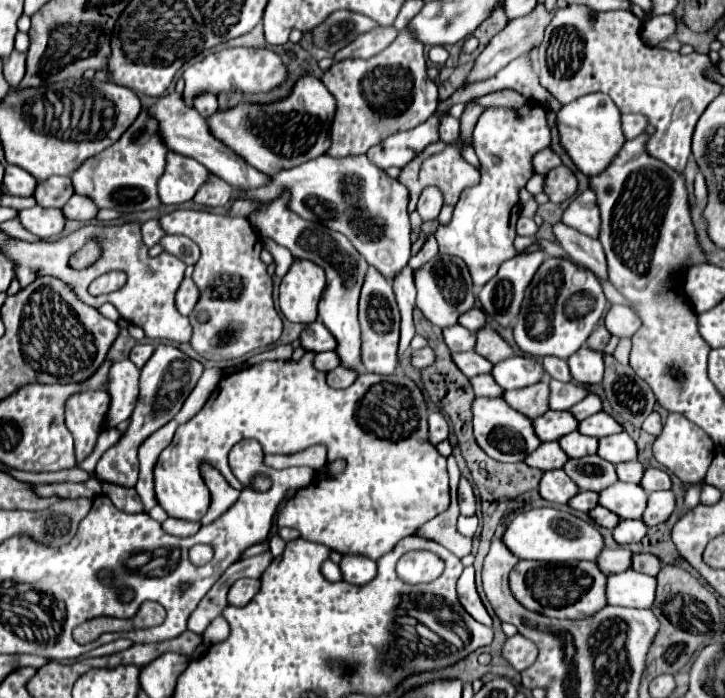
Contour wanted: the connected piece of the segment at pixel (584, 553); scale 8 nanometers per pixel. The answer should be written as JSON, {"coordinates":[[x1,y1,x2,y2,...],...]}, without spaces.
{"coordinates":[[552,507,530,509,518,515,508,525,502,539,518,559,536,559,536,561,576,561,576,559,596,561,600,551,604,549,604,539,592,523]]}

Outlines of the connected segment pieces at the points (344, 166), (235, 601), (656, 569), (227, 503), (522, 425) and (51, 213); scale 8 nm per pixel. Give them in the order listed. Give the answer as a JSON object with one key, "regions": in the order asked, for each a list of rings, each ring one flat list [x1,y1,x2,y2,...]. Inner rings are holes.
{"regions":[[[320,155,294,169,280,171,266,187,250,191,250,199,268,199,276,195,276,185,292,189,292,209,308,221,320,221,352,241,356,251,392,281,410,259,410,215,408,189,366,155,330,157]],[[238,579,228,591,228,603,242,607,258,593,258,589,260,589,258,579]],[[636,553,632,557,632,569,646,575,658,575,662,569,662,561,650,553]],[[210,465,202,467,202,475,204,475,204,481,206,481,206,485,208,485,210,493,212,493,212,503,210,503,208,513,202,517,200,525,208,525,234,505,234,501,238,500,240,491,232,489,226,483,226,479]],[[486,397,474,399,472,415,474,415,474,419,472,419,474,435,476,435,478,445,488,453,488,457,492,457,496,461,506,461,506,463,524,461,542,443,534,431,532,419,528,419,526,415,508,407,508,403,504,399,486,399]],[[38,205,32,209,20,211,18,219,26,229,30,229,40,239,52,239,62,235,66,225,66,217,62,209,44,209]]]}

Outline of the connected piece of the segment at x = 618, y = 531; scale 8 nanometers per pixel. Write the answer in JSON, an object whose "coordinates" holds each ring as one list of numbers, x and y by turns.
{"coordinates":[[620,521,620,525,614,529,614,539,620,545,640,543,648,533,648,527,644,521]]}

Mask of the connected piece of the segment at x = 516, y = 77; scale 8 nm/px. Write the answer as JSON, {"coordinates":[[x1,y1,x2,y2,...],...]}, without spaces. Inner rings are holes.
{"coordinates":[[526,53,522,57,518,57,516,61,512,61,508,67,504,67,500,73,496,73,496,77,490,77,488,81,482,83,472,83,460,91,456,91,452,95,452,99,446,99,440,103,438,111,448,109,454,103,468,103,474,97,492,93,492,91,500,91,500,89,514,89,520,95,532,99,532,101,540,101,540,103,548,103,552,113,558,113,558,109,562,109,562,103,558,103,540,83,538,83,538,71,534,65,534,57,532,53]]}

